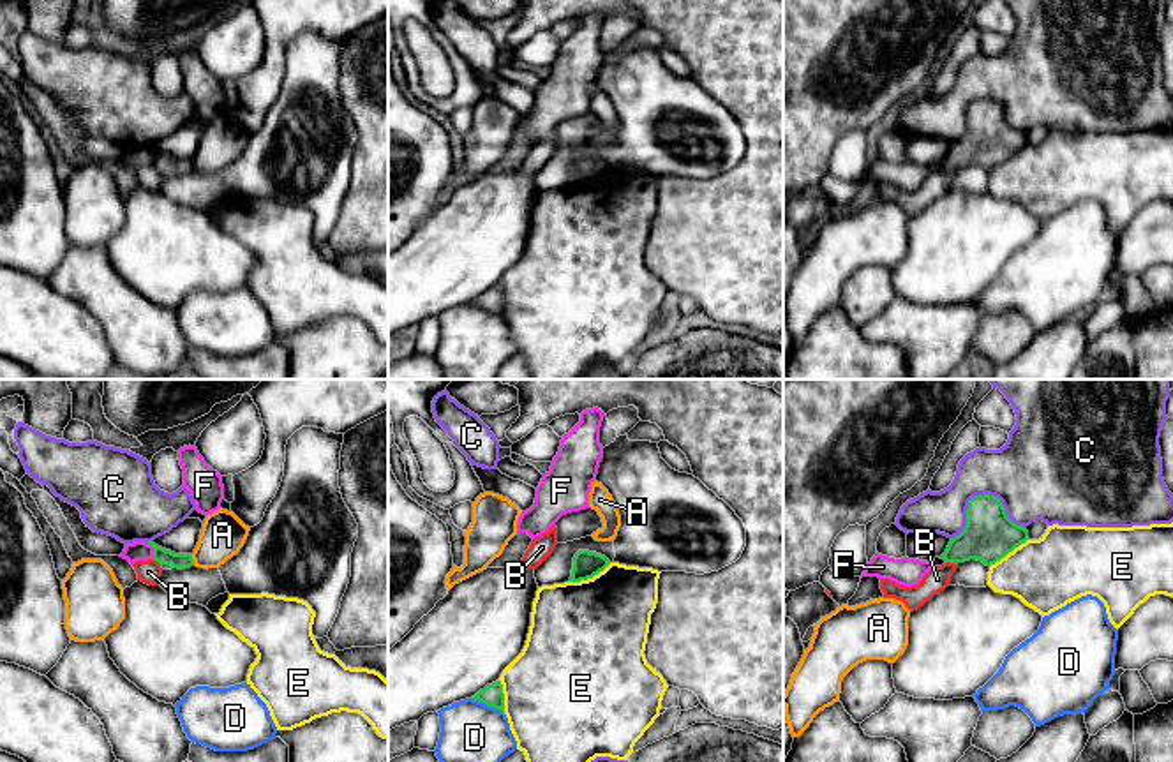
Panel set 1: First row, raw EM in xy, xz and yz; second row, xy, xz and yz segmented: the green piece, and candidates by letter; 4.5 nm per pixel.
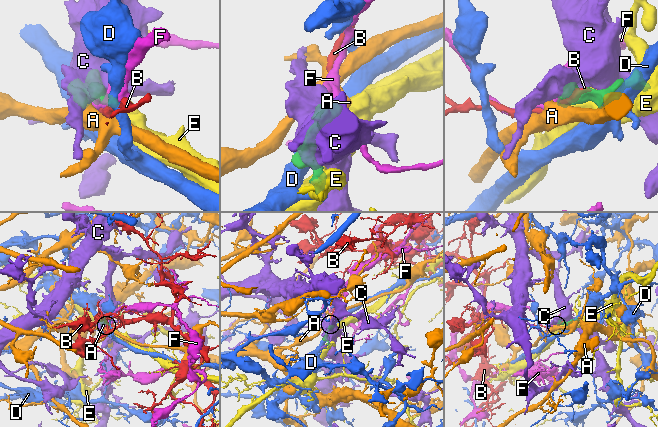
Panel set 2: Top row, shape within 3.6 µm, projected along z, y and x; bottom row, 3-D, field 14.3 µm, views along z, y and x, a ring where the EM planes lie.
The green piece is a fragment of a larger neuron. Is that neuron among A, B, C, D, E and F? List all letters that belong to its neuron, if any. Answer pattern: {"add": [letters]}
{"add": []}

